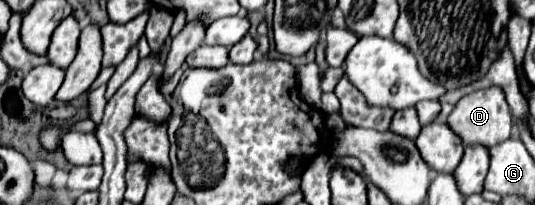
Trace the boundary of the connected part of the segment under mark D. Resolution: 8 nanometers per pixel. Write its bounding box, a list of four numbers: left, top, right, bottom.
[447,88,513,148]

